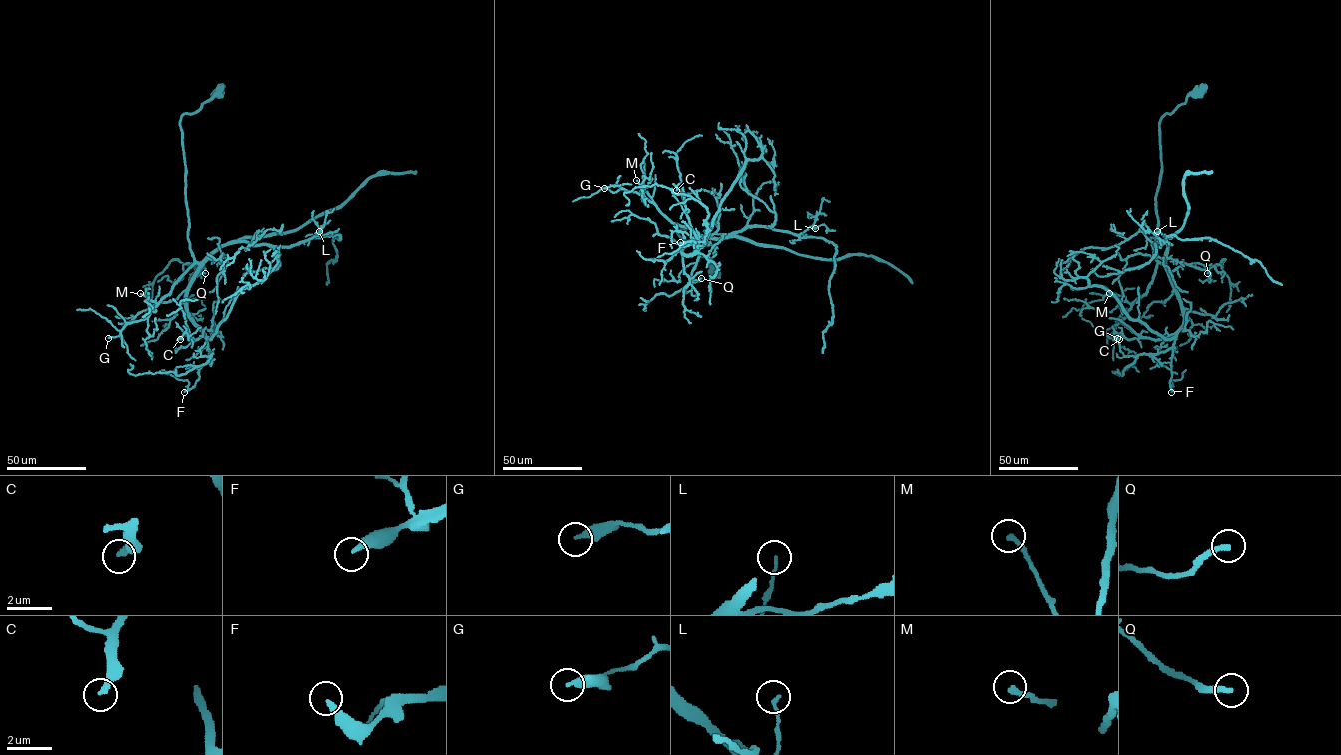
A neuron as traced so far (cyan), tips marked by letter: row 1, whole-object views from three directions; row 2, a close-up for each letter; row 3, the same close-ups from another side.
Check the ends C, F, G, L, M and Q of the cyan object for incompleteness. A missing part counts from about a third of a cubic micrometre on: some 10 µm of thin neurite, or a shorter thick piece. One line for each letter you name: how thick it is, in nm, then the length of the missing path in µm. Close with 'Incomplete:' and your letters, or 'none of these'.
C: 240 nm thick; about 30 µm are missing
Q: 240 nm thick; about 40 µm are missing
Incomplete: C, Q

